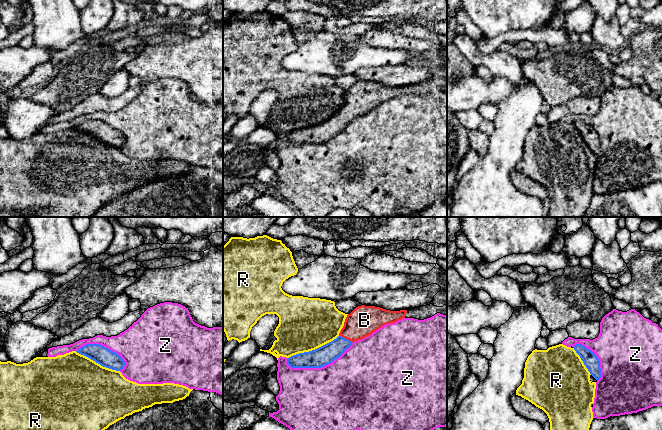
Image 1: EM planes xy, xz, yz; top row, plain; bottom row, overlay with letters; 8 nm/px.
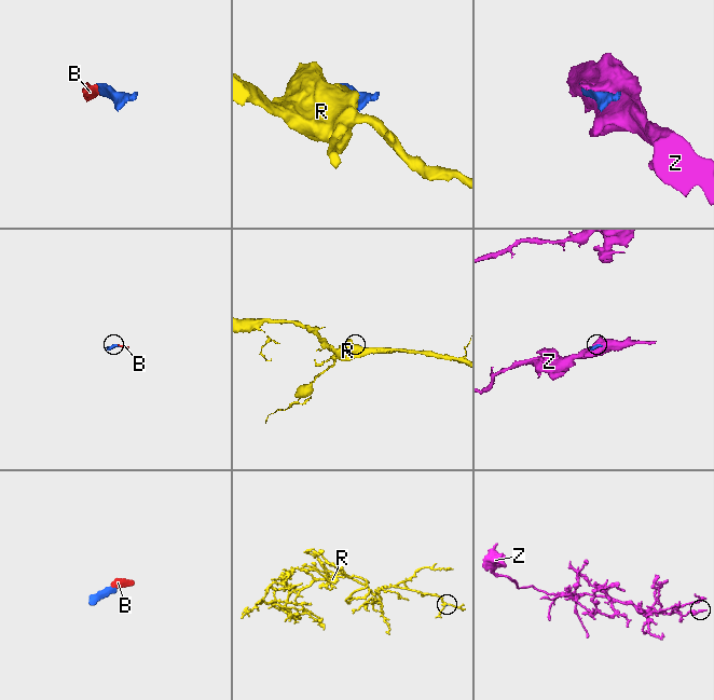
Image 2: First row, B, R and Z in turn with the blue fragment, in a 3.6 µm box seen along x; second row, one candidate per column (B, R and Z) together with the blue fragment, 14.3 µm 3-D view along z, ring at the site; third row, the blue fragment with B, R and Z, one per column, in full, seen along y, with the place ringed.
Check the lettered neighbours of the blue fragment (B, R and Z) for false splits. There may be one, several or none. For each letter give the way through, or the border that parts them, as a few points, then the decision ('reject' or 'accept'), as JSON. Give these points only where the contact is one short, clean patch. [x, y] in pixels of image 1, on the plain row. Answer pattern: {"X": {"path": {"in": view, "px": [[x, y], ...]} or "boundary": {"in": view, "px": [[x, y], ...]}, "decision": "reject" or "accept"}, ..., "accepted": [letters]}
{"B": {"path": {"in": "xz", "px": [[326, 130], [346, 115], [364, 96]]}, "decision": "accept"}, "R": {"decision": "reject"}, "Z": {"decision": "reject"}, "accepted": ["B"]}

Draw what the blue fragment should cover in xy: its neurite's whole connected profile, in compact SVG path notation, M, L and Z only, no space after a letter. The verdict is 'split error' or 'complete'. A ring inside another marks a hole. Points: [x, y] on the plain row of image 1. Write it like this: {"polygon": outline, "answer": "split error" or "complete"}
{"polygon": "M86 120L76 128L112 146L120 147L126 141L120 131L99 120Z", "answer": "complete"}

